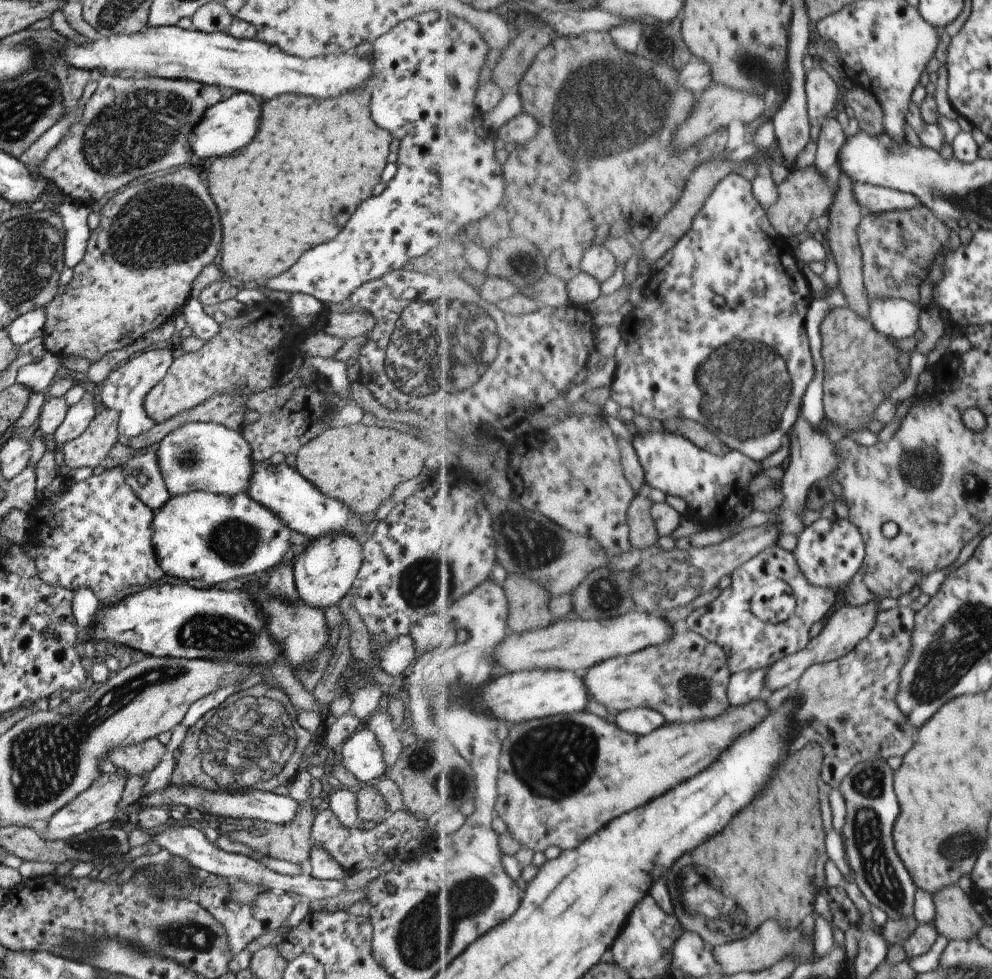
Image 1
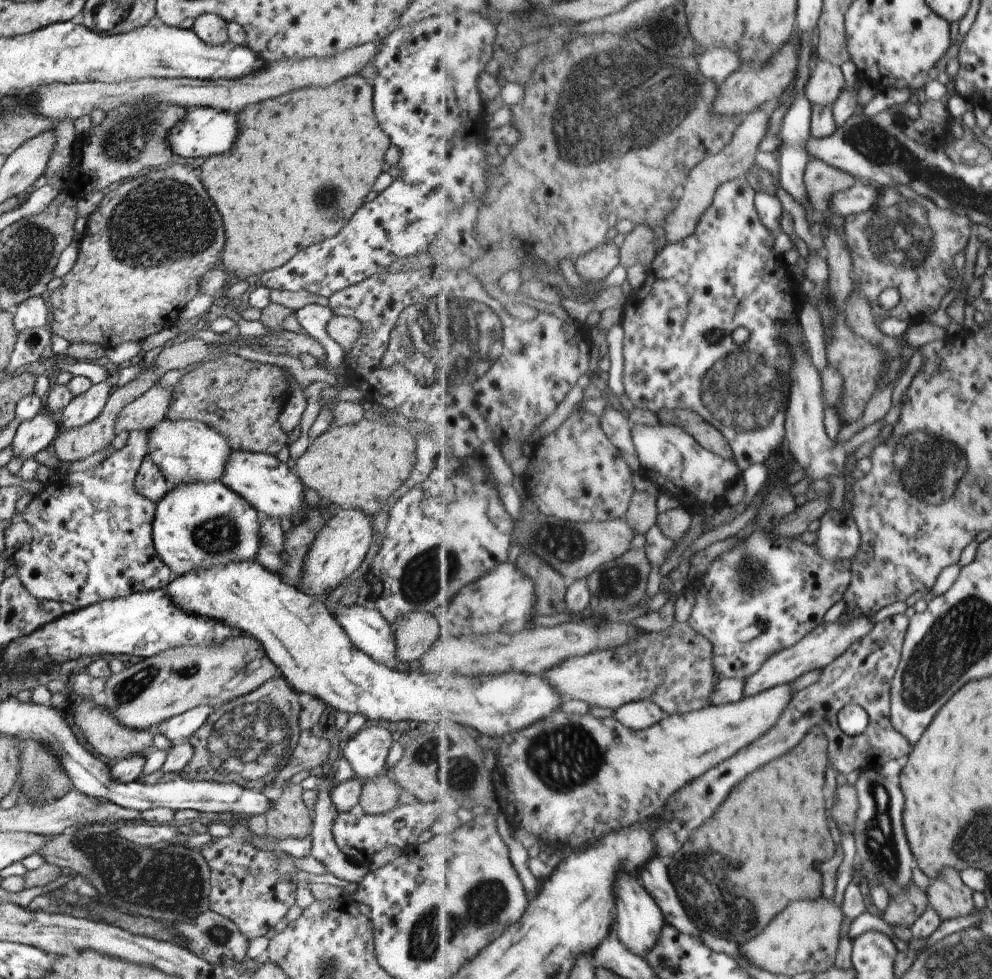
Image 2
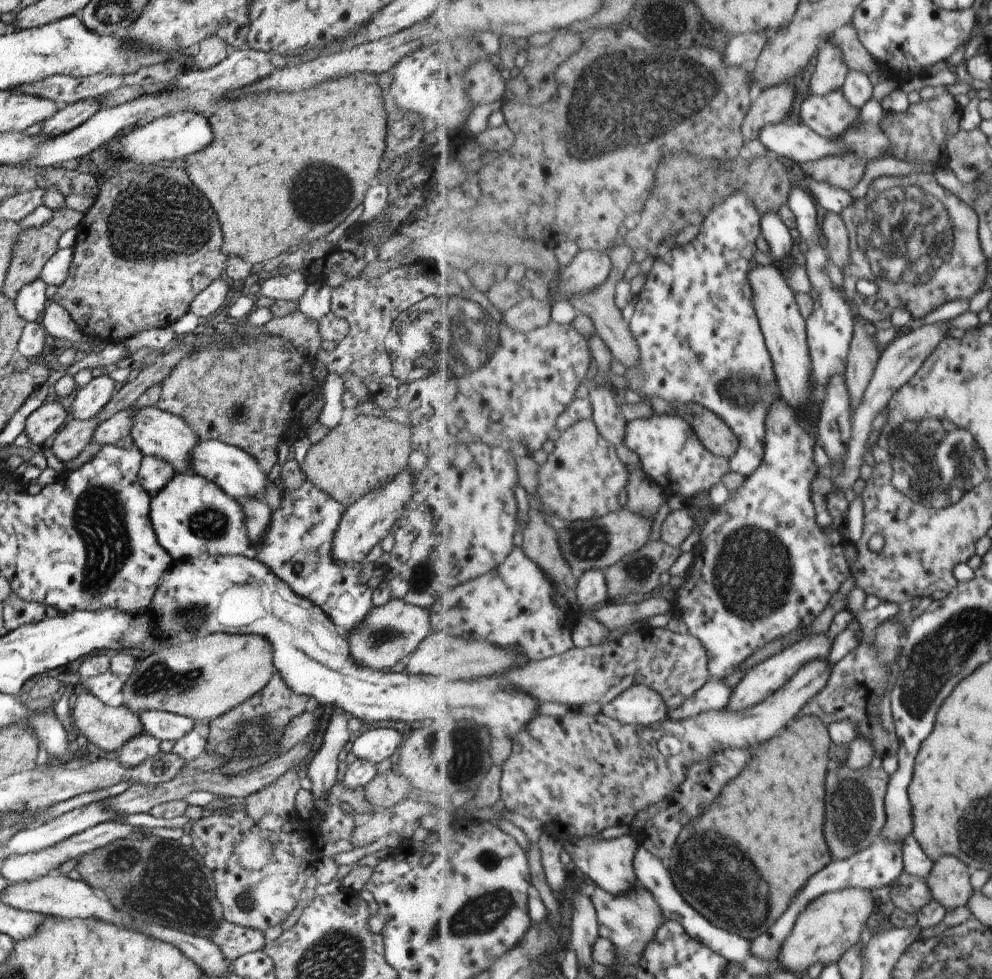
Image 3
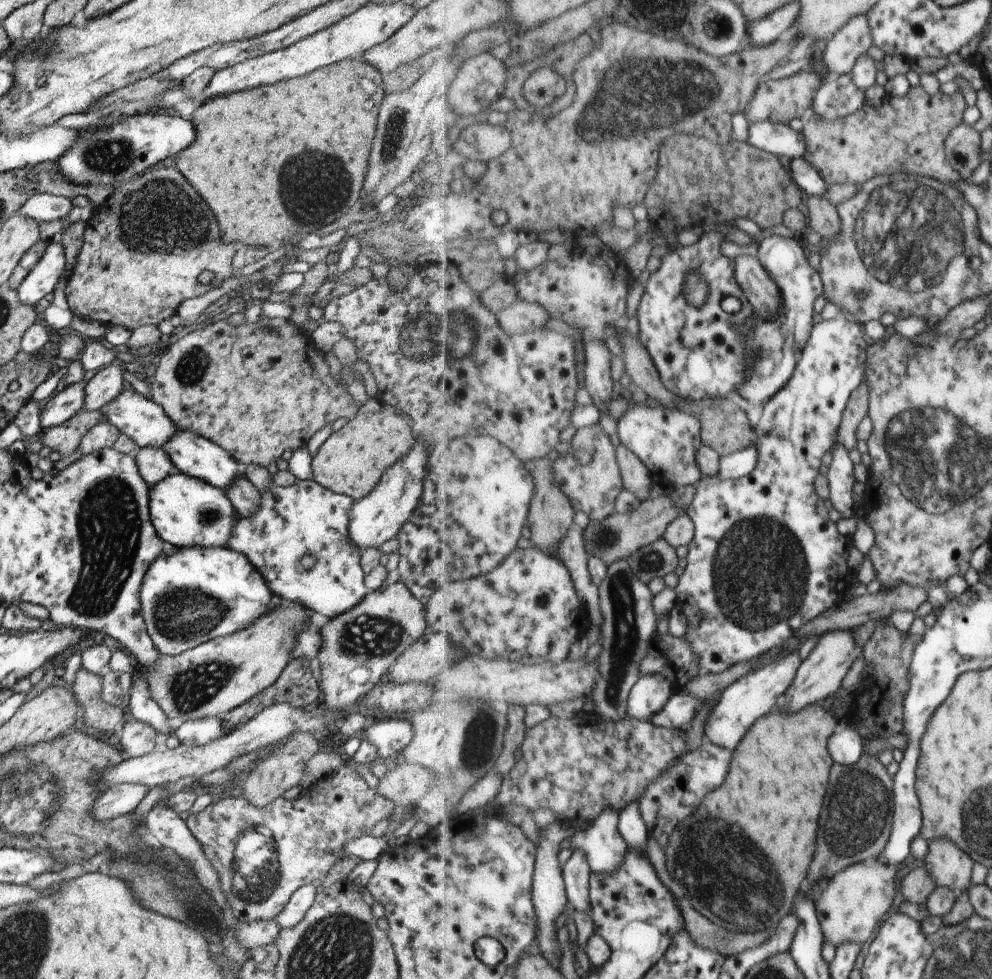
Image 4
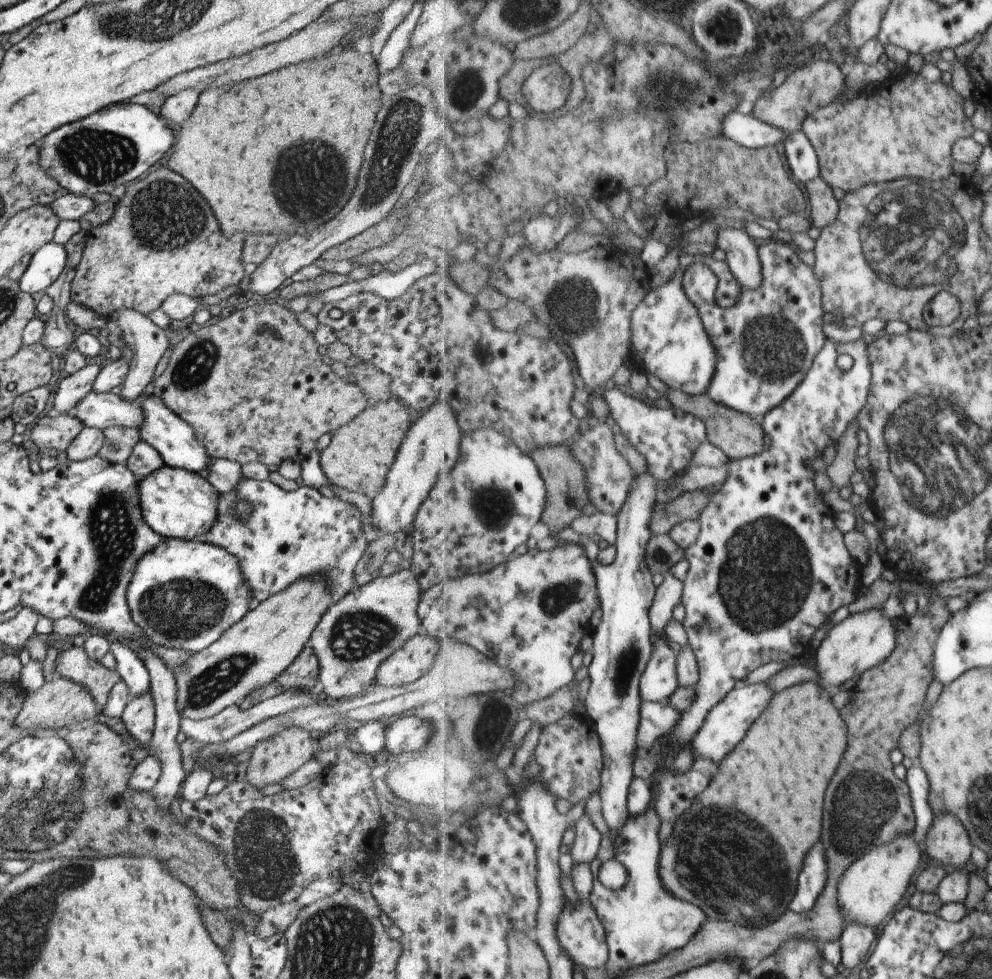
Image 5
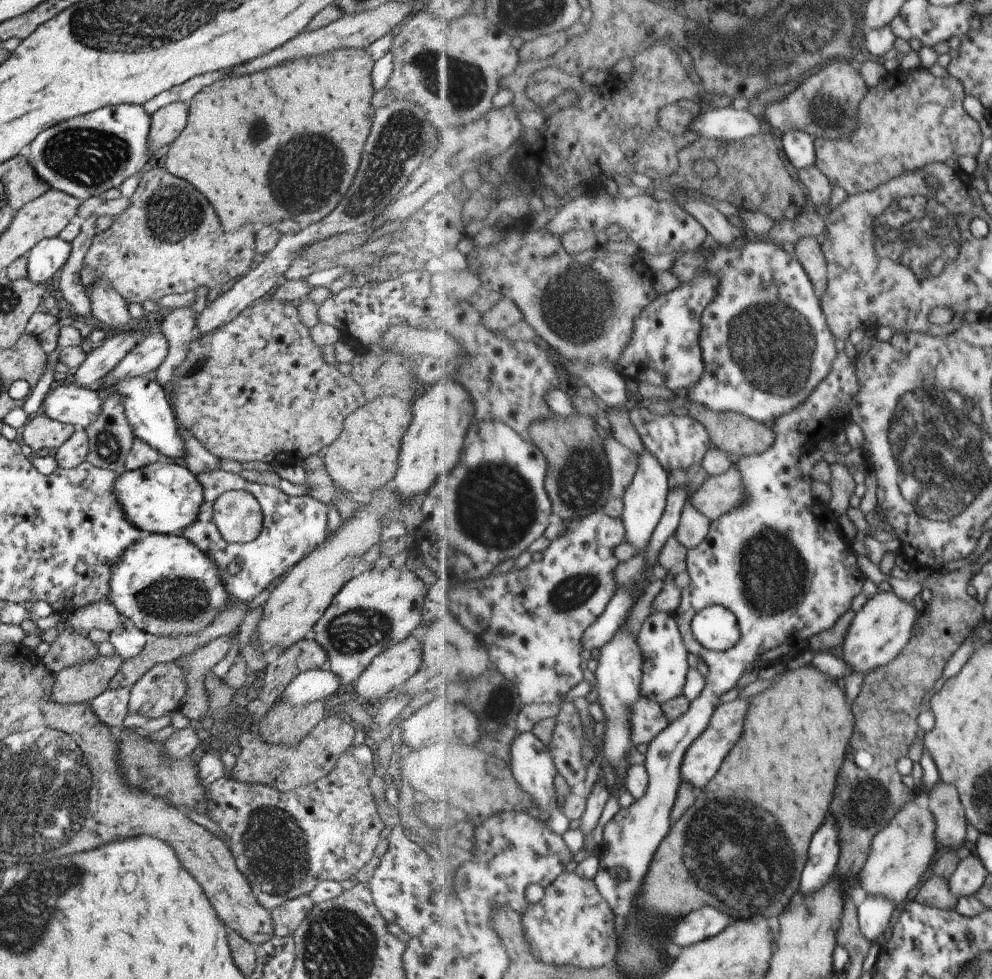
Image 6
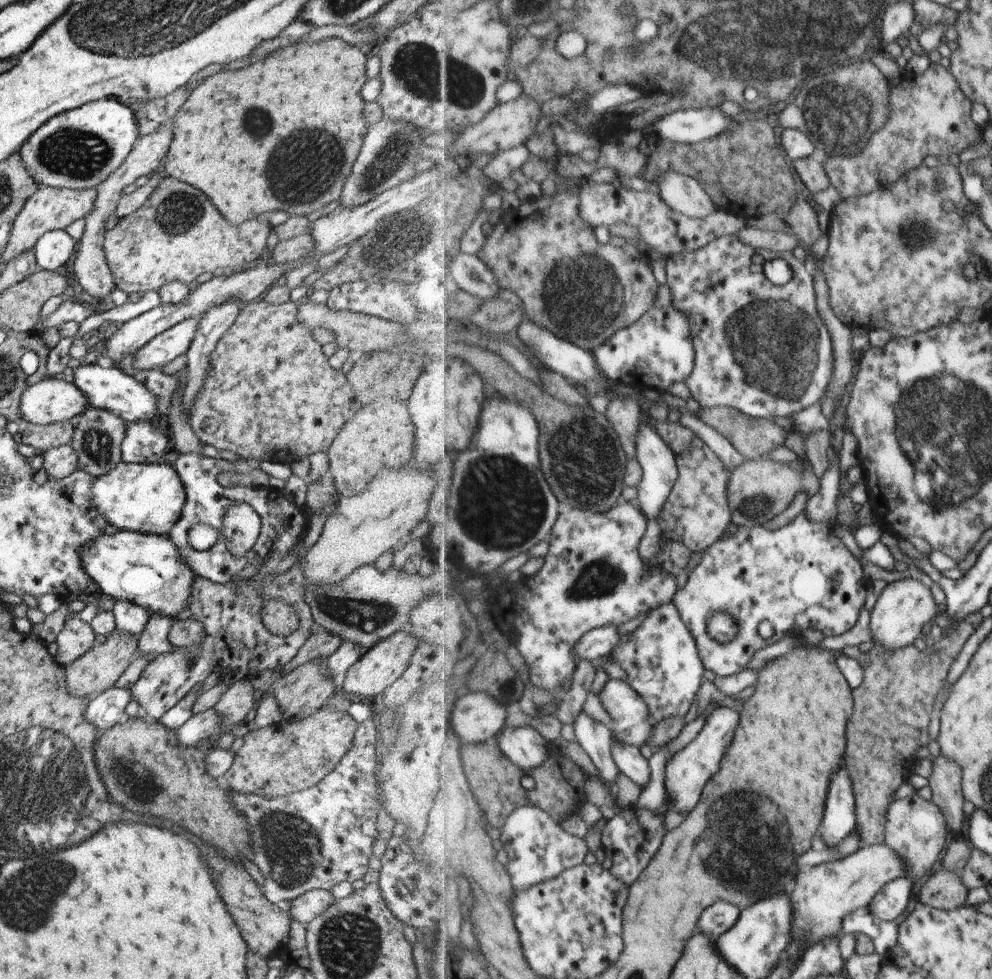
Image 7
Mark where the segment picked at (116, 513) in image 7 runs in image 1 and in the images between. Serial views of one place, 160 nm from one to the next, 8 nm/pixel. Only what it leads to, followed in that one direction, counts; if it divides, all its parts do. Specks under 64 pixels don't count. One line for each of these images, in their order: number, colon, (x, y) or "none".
1: (197, 536)
2: (197, 525)
3: (191, 517)
4: (186, 512)
5: (177, 504)
6: (164, 497)

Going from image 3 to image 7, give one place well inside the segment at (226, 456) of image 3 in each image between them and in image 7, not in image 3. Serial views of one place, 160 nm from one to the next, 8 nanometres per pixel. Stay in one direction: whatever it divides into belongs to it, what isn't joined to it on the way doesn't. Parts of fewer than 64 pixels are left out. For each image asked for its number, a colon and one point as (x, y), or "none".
4: (196, 456)
5: (174, 439)
6: (150, 414)
7: (106, 387)

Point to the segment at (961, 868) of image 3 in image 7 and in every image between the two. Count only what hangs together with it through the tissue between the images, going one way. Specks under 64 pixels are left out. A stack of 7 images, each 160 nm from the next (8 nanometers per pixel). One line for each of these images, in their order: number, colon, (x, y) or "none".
4: (953, 866)
5: (948, 842)
6: (945, 800)
7: (946, 782)

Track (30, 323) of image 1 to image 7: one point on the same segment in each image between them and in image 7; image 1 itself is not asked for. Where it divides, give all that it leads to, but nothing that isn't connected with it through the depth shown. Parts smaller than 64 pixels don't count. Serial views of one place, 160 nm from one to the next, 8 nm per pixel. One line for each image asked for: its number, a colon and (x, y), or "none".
2: (34, 312)
3: (31, 302)
4: (45, 274)
5: (46, 264)
6: (46, 257)
7: (54, 248)

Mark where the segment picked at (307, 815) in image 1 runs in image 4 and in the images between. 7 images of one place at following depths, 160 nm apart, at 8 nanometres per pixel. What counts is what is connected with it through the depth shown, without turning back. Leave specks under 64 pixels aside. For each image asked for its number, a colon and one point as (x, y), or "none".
2: (287, 815)
3: (279, 798)
4: (282, 766)

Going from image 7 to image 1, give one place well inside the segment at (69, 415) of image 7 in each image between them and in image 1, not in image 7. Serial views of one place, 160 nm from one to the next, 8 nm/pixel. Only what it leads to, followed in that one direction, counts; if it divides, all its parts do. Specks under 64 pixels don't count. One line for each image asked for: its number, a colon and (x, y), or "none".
1: (199, 456)
2: (185, 451)
3: (162, 435)
4: (145, 422)
5: (97, 410)
6: (68, 403)

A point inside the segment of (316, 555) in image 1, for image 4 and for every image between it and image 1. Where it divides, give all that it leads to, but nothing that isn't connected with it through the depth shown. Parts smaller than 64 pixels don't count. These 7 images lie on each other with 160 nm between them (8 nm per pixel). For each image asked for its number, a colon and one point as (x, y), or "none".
2: (340, 547)
3: (367, 522)
4: (379, 516)

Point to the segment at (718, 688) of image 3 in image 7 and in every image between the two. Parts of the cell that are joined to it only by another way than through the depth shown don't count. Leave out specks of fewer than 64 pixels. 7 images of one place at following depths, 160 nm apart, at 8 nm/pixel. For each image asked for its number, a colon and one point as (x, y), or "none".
4: (682, 708)
5: (659, 719)
6: (650, 719)
7: (631, 715)

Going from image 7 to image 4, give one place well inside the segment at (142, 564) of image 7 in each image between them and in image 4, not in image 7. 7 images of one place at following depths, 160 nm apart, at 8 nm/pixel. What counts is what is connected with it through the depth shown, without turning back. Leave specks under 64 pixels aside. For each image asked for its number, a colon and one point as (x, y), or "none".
4: (189, 595)
5: (184, 594)
6: (165, 585)

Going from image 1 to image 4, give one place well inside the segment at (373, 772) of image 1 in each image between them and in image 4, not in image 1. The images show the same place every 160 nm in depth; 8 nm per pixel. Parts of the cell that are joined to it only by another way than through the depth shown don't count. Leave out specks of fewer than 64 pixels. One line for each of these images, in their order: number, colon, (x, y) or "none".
2: (366, 751)
3: (375, 746)
4: (392, 735)

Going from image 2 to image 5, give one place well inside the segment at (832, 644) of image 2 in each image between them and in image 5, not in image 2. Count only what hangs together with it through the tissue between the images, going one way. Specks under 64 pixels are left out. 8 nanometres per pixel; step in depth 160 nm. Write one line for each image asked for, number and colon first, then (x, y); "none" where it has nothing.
3: (770, 676)
4: (741, 705)
5: (728, 724)

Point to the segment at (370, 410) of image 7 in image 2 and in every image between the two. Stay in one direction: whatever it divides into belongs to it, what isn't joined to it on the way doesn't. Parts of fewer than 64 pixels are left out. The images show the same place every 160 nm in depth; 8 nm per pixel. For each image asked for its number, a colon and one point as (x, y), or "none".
2: (359, 466)
3: (353, 459)
4: (351, 461)
5: (360, 454)
6: (365, 456)

